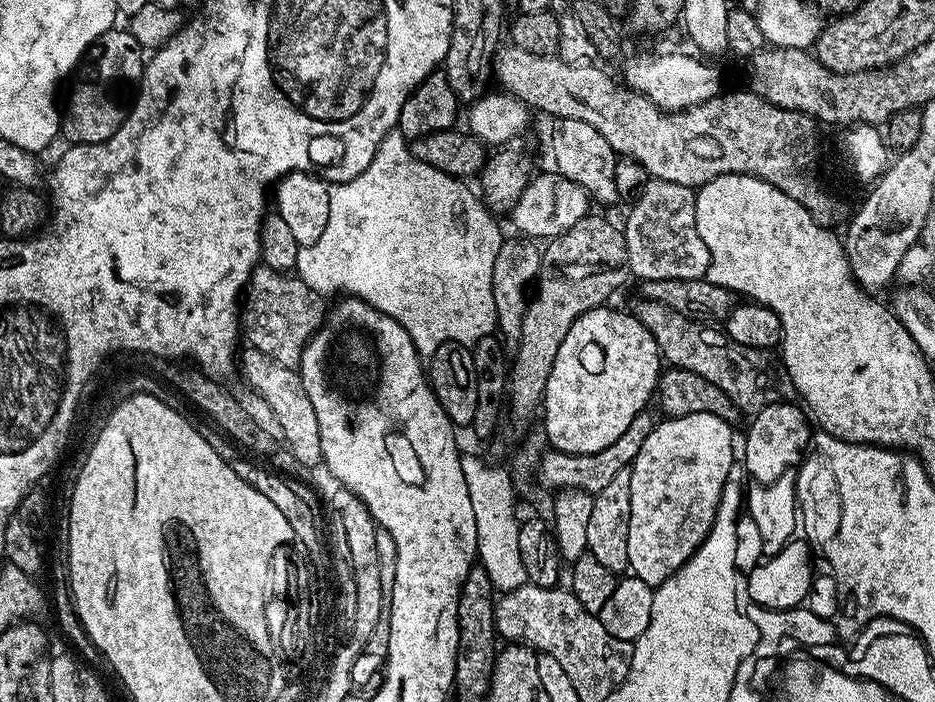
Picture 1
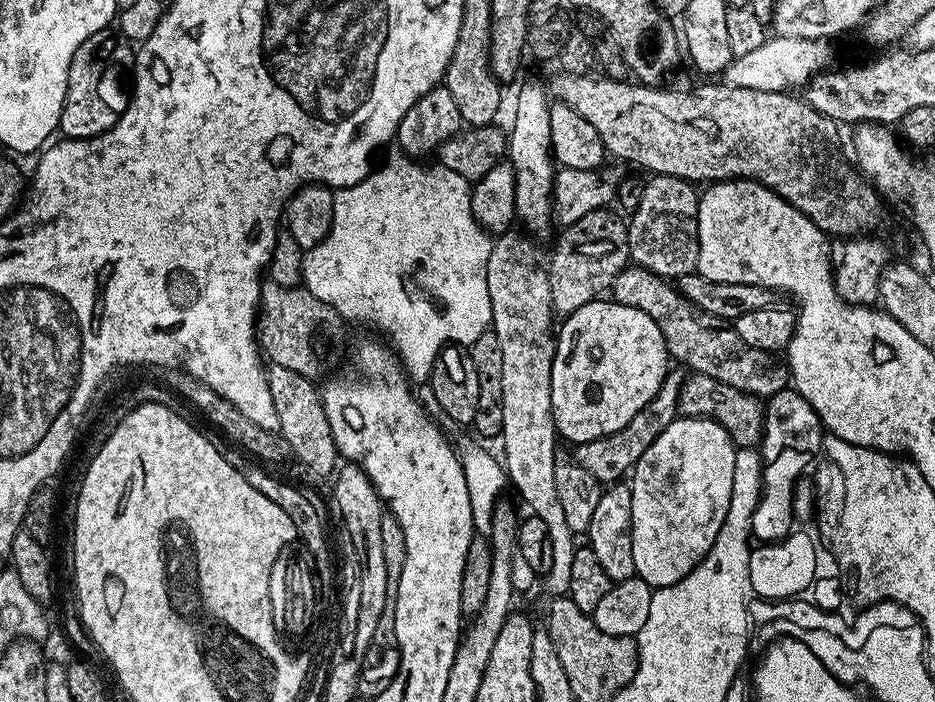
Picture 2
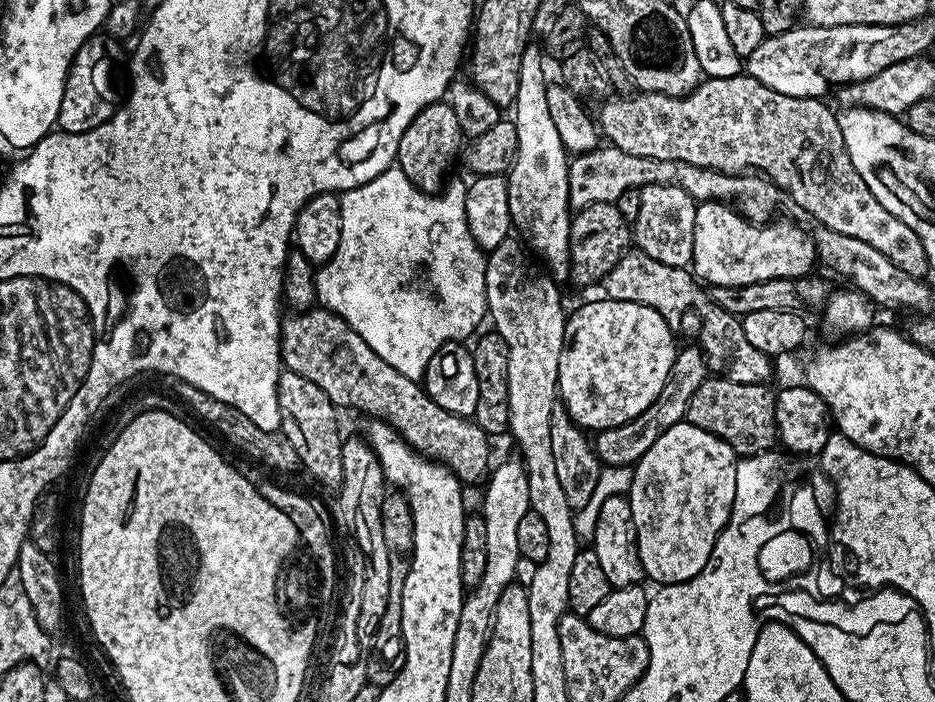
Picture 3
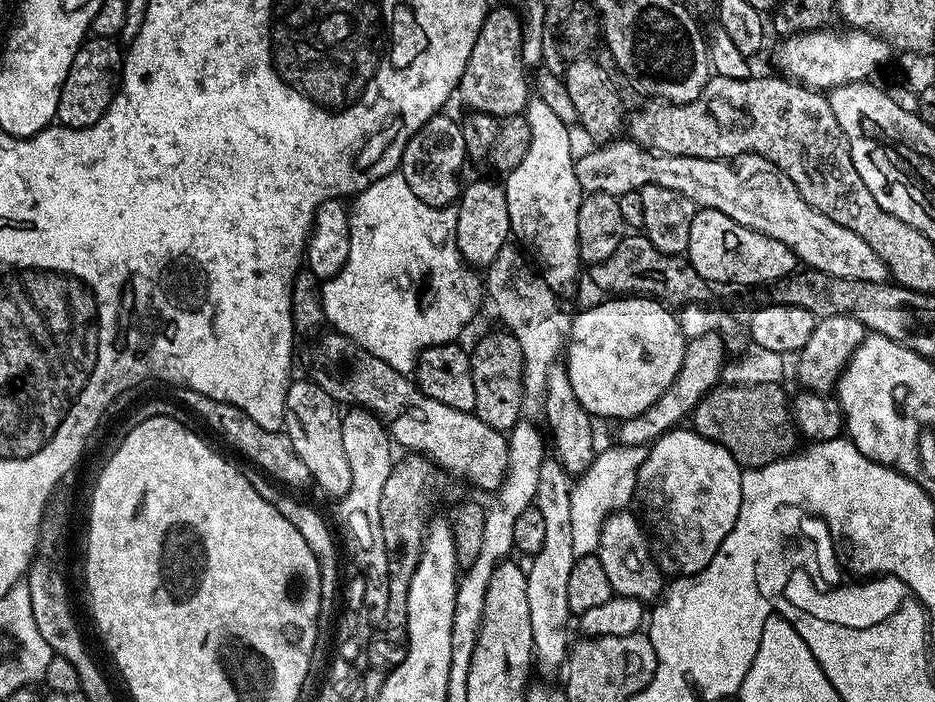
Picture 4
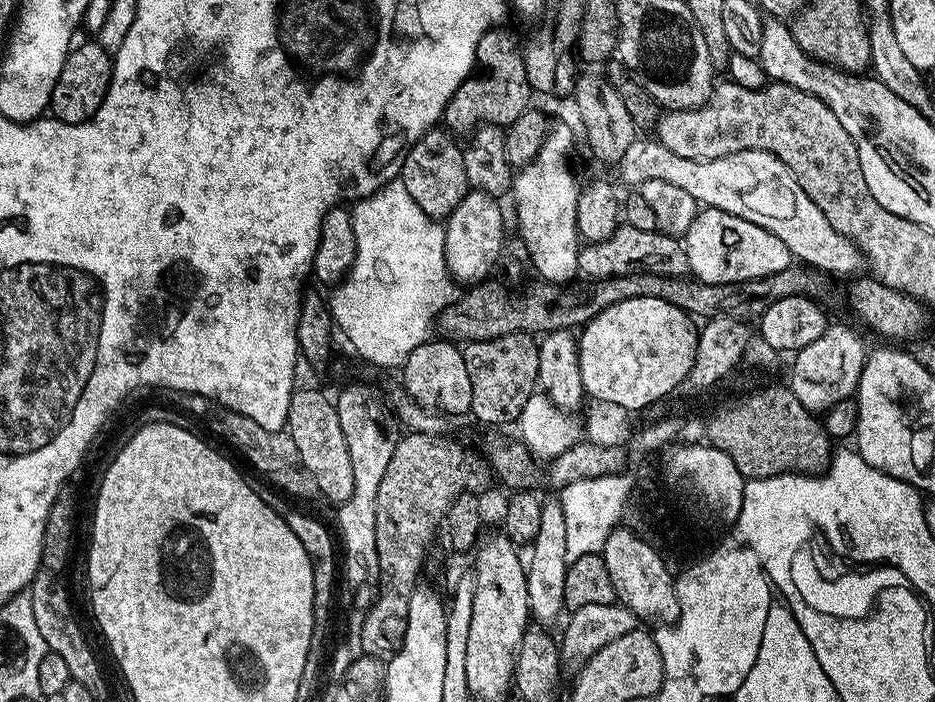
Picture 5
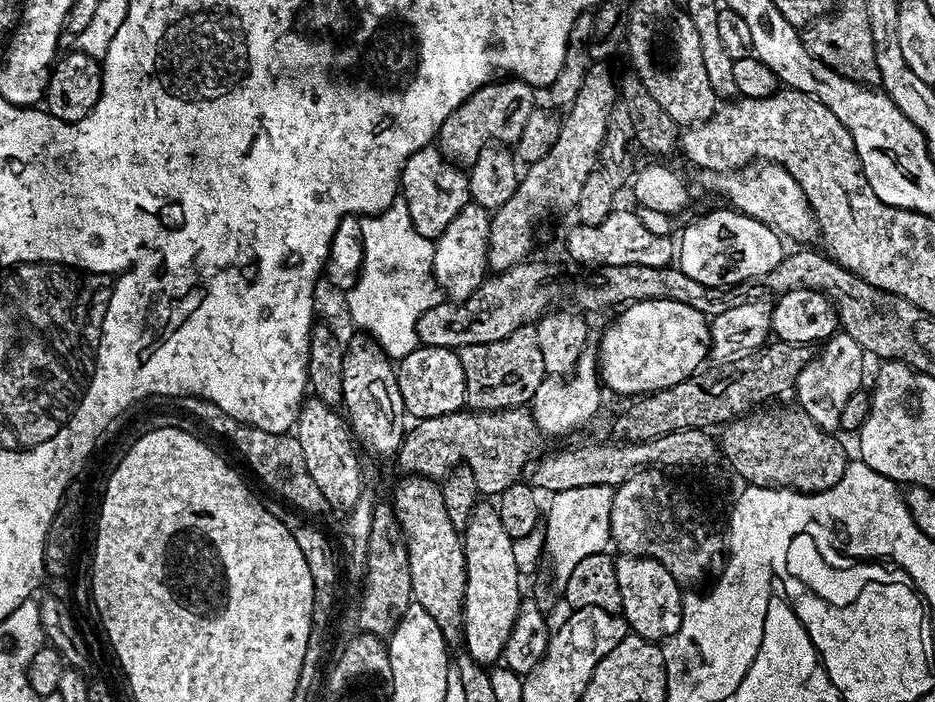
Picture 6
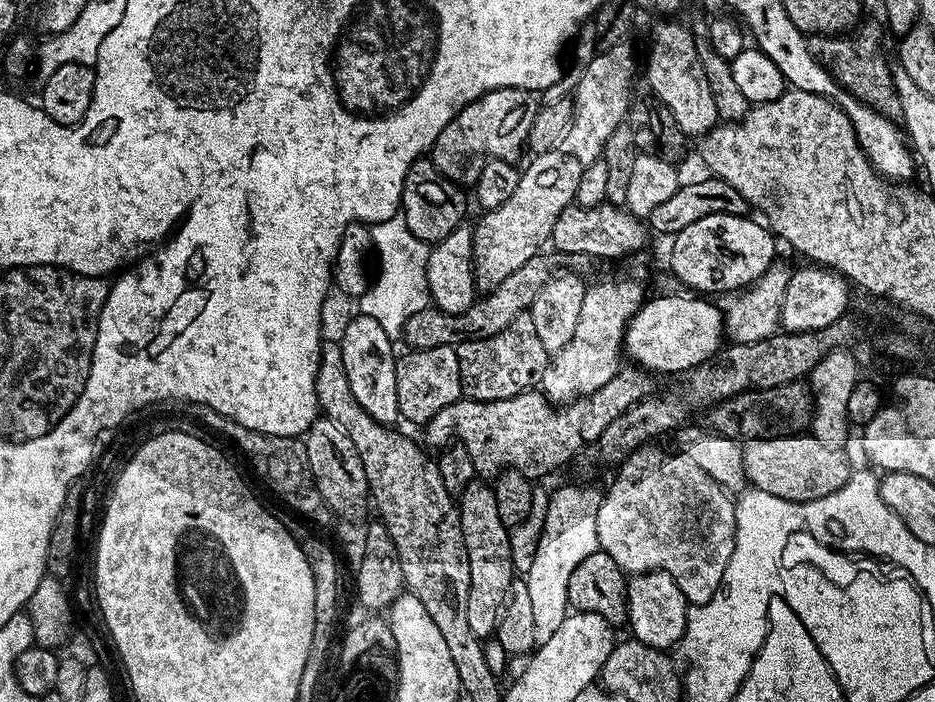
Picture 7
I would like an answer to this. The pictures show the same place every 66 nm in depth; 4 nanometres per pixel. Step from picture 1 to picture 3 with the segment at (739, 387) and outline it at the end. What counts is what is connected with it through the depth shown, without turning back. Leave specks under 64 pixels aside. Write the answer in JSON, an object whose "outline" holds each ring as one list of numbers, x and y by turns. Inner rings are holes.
{"outline":[[629,250,610,270,602,281,603,295,618,302,638,302,638,306,650,306,666,318,673,326,688,311,700,315,700,341,708,367,730,382,739,384,763,384,771,381,773,361,762,350,757,350,750,342,746,342,746,330,741,317,730,314,712,301,705,285,694,278,688,268,678,266,662,266,662,262,654,262,645,252]]}

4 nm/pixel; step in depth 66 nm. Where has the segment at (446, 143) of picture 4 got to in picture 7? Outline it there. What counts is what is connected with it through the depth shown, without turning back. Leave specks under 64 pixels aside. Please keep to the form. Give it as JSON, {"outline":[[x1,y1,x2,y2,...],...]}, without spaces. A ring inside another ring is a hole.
{"outline":[[421,158,414,161,400,189,402,215,410,234,414,234,429,246,446,238,450,230,465,223,464,192,465,189,461,185,455,184,450,178,442,175,438,166,432,164,431,159]]}

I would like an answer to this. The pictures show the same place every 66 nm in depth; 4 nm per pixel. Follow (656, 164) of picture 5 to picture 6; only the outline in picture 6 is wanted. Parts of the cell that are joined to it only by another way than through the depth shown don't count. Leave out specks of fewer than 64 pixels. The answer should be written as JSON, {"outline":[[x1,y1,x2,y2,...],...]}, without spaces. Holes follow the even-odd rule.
{"outline":[[749,162,743,168,734,168,727,172,717,172,711,177,712,188,716,192,721,192,725,196,727,203,731,205,735,211,741,212,743,216,754,218,763,224,769,224,770,227,776,229,781,237,792,240,804,240,800,242,808,242,813,239,814,233,817,231,816,222,812,214,812,208,808,205,804,191,794,177,786,171,780,164,771,162]]}

